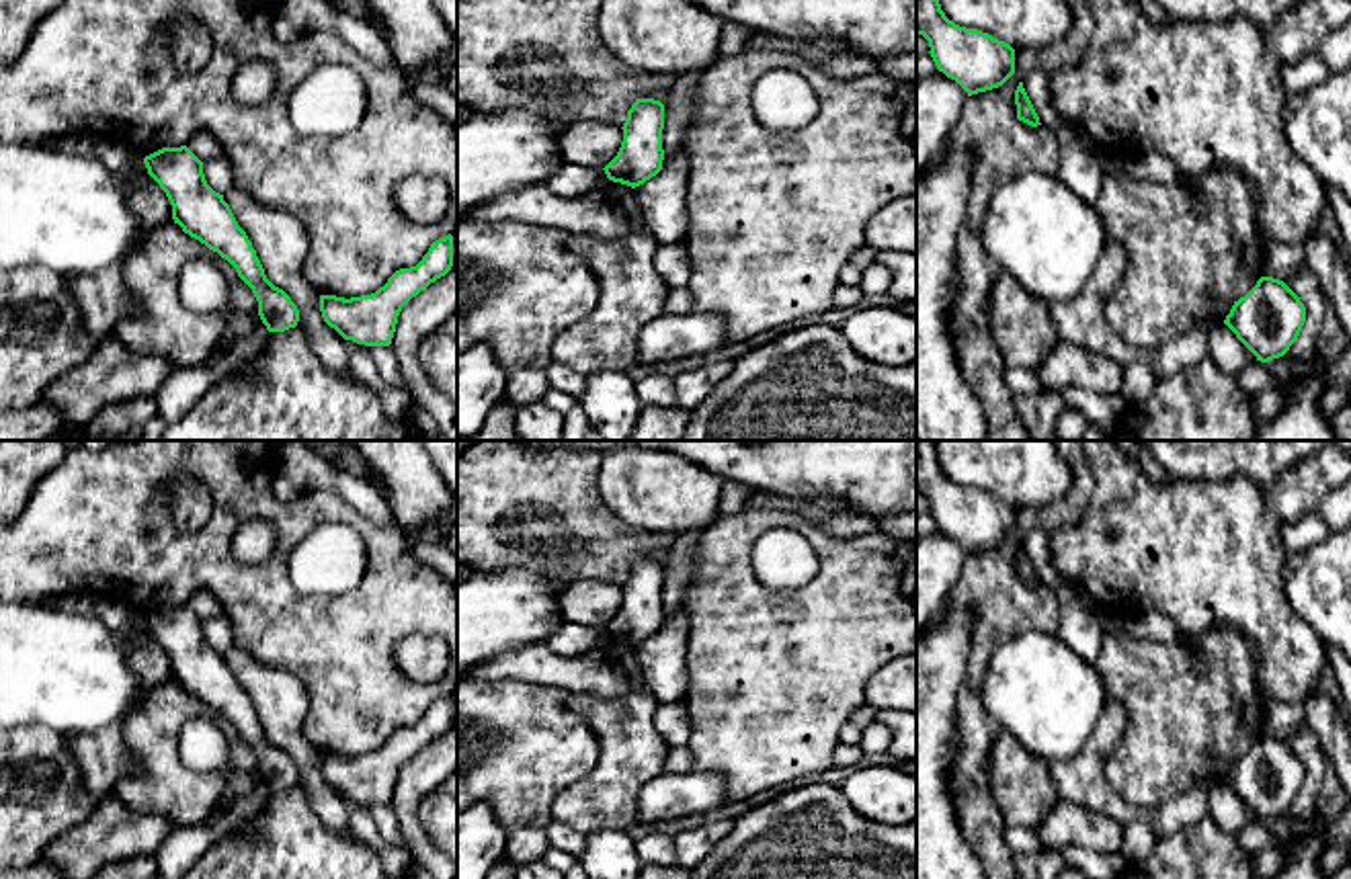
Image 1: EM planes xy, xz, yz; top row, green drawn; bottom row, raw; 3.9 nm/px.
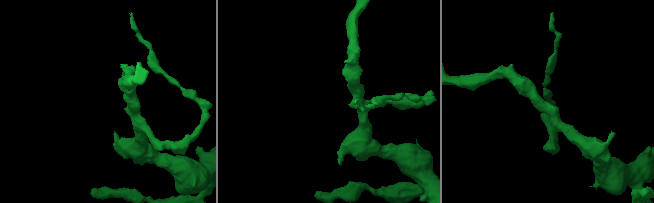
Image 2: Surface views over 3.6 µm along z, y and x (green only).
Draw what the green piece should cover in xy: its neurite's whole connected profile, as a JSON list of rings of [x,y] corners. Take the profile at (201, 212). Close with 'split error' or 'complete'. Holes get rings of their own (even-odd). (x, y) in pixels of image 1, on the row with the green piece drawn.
[[[162,148],[144,158],[148,174],[160,184],[172,205],[172,219],[185,234],[226,258],[252,289],[258,316],[269,332],[285,332],[299,322],[291,297],[275,287],[238,225],[223,195],[215,193],[203,174],[203,162],[187,148]]]; complete

